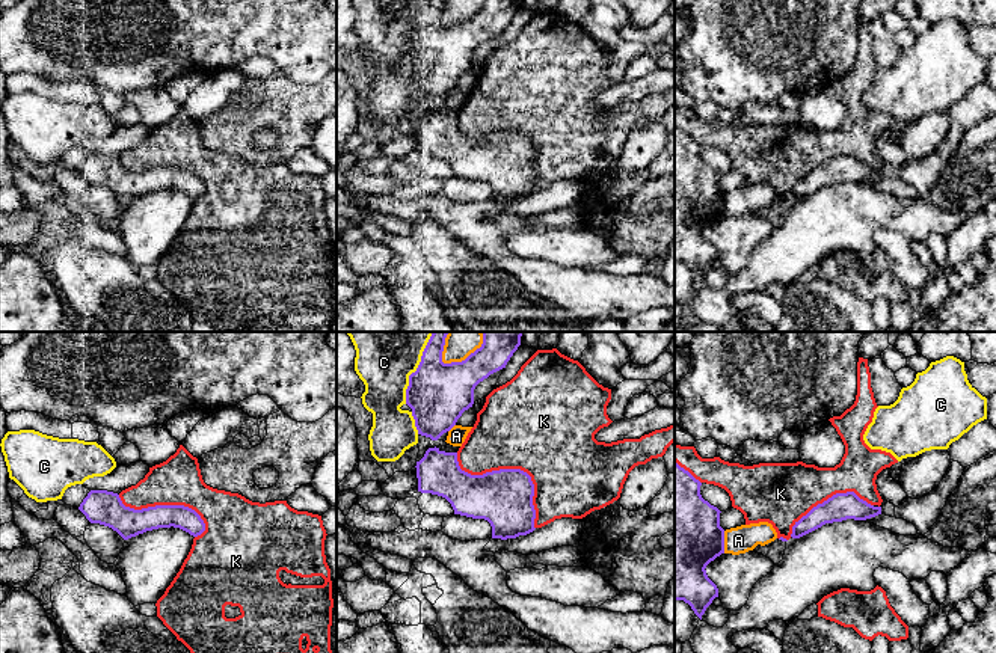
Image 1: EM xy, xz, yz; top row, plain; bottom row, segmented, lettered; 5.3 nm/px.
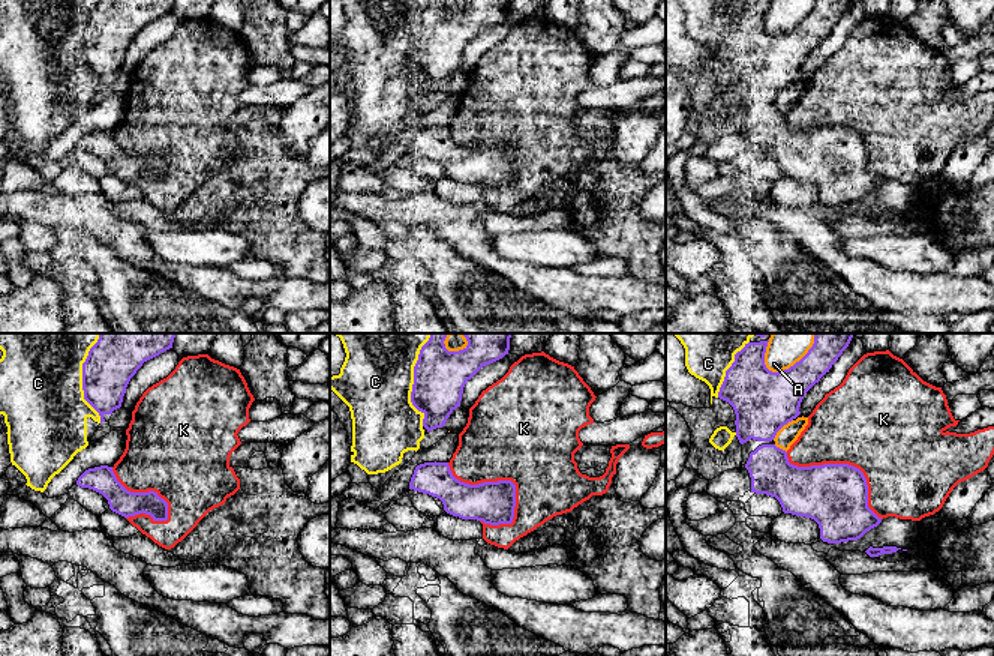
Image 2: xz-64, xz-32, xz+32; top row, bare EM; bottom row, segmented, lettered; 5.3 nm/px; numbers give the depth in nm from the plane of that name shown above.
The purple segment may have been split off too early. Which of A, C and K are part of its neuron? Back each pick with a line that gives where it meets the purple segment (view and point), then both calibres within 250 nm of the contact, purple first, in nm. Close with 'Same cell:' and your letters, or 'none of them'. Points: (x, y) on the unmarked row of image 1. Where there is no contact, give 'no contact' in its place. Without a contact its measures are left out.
Same cell: none of them

